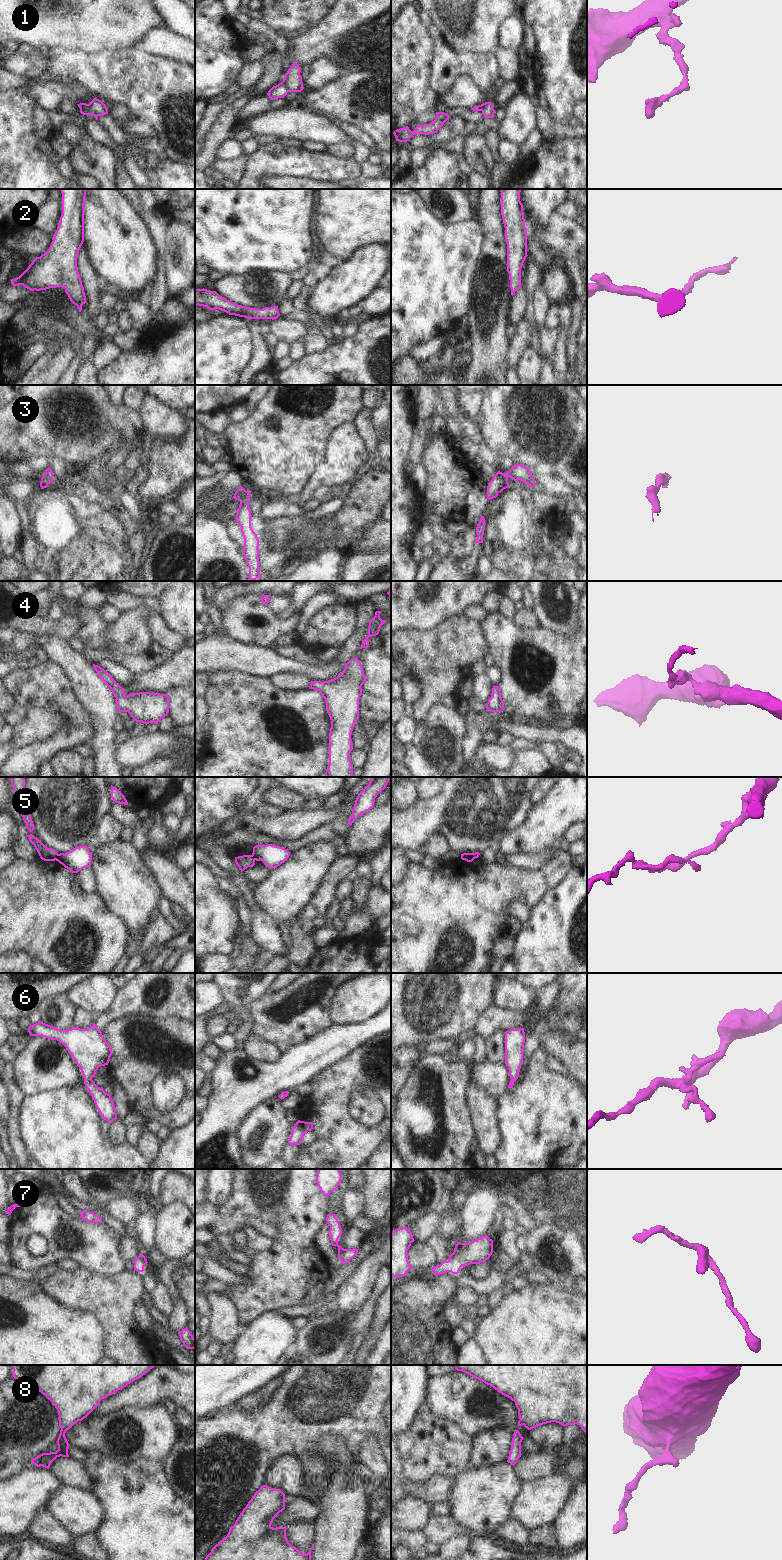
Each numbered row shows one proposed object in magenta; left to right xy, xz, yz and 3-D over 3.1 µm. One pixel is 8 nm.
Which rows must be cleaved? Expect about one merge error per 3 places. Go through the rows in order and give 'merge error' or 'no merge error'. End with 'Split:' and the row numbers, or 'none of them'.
1: merge error
2: no merge error
3: no merge error
4: no merge error
5: merge error
6: no merge error
7: no merge error
8: no merge error
Split: 1, 5

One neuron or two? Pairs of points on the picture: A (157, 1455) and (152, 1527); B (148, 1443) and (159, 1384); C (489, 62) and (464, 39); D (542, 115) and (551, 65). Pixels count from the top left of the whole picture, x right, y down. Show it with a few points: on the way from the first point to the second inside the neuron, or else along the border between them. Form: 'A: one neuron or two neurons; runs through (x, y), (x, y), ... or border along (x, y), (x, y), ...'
A: two neurons; border along (133, 1461), (148, 1459), (161, 1463)
B: two neurons; border along (161, 1404), (132, 1407)
C: two neurons; border along (457, 50), (473, 53), (493, 52)
D: two neurons; border along (540, 105), (553, 119), (561, 123)

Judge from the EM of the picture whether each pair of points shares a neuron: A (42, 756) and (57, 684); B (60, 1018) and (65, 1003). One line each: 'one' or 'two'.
A: one
B: one

